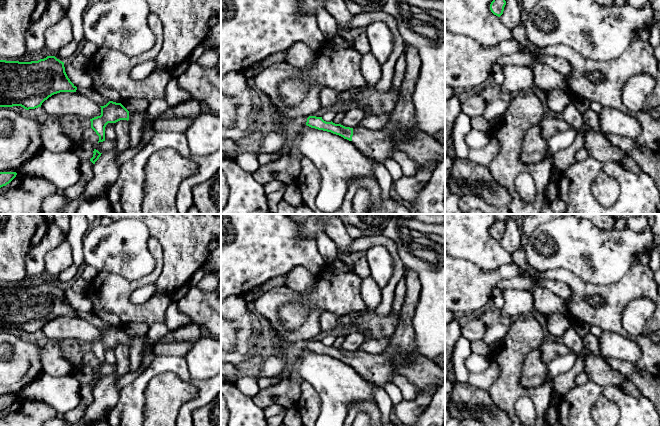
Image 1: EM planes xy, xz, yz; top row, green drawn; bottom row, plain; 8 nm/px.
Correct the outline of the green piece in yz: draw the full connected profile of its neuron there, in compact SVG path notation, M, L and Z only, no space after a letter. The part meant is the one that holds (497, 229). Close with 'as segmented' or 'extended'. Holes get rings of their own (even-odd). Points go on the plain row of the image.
M496 219L490 228L490 234L494 239L500 241L503 238L505 229L505 223L502 220Z; as segmented

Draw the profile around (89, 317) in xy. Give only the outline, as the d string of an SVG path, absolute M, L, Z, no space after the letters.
M77 311L76 317L86 320L99 330L104 330L110 325L109 323L105 322L104 320L92 313Z

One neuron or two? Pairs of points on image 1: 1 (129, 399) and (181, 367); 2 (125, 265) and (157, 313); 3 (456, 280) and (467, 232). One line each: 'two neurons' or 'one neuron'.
1: one neuron
2: two neurons
3: two neurons

